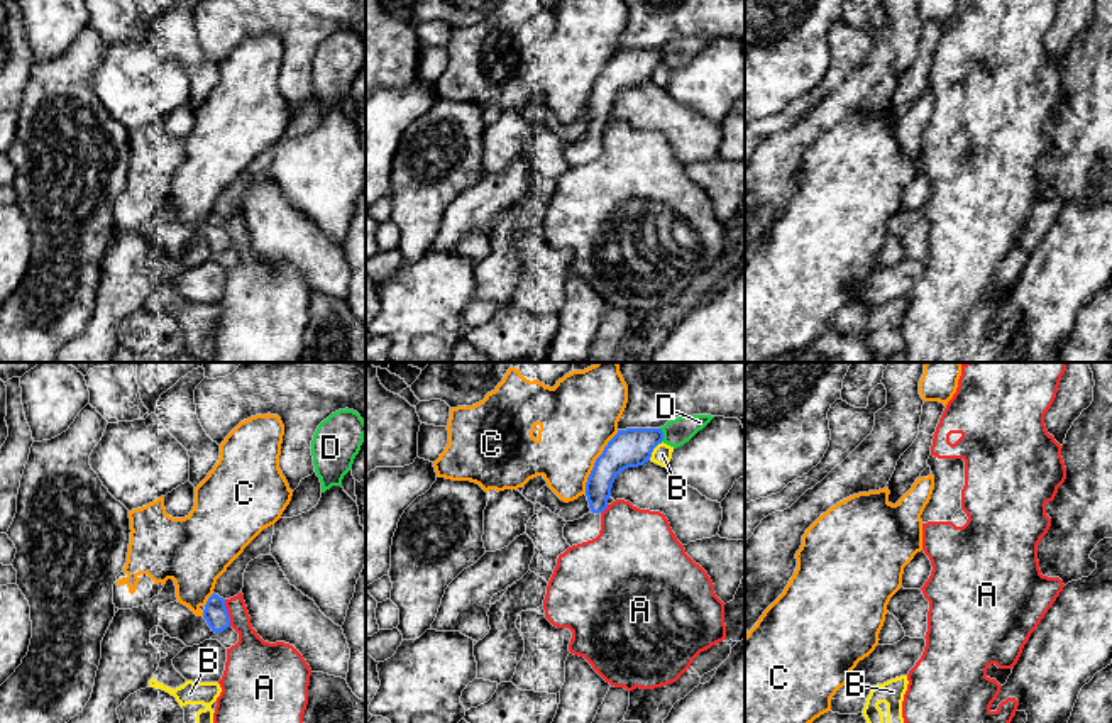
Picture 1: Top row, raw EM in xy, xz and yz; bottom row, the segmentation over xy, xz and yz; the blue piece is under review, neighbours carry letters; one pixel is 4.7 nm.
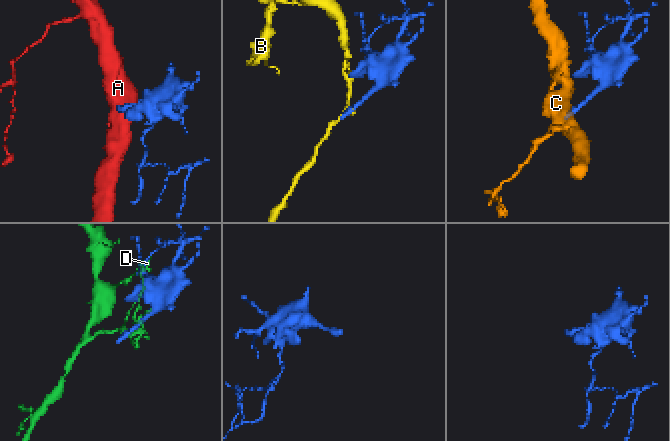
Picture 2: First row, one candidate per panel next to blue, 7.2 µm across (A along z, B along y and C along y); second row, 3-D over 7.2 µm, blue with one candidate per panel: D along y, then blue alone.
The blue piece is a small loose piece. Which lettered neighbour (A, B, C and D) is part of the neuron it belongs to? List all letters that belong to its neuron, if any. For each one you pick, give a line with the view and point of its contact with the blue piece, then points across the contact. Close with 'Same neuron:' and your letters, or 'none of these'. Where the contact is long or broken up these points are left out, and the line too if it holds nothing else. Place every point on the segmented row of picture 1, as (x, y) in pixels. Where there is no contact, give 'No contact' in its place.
Same neuron: none of these

